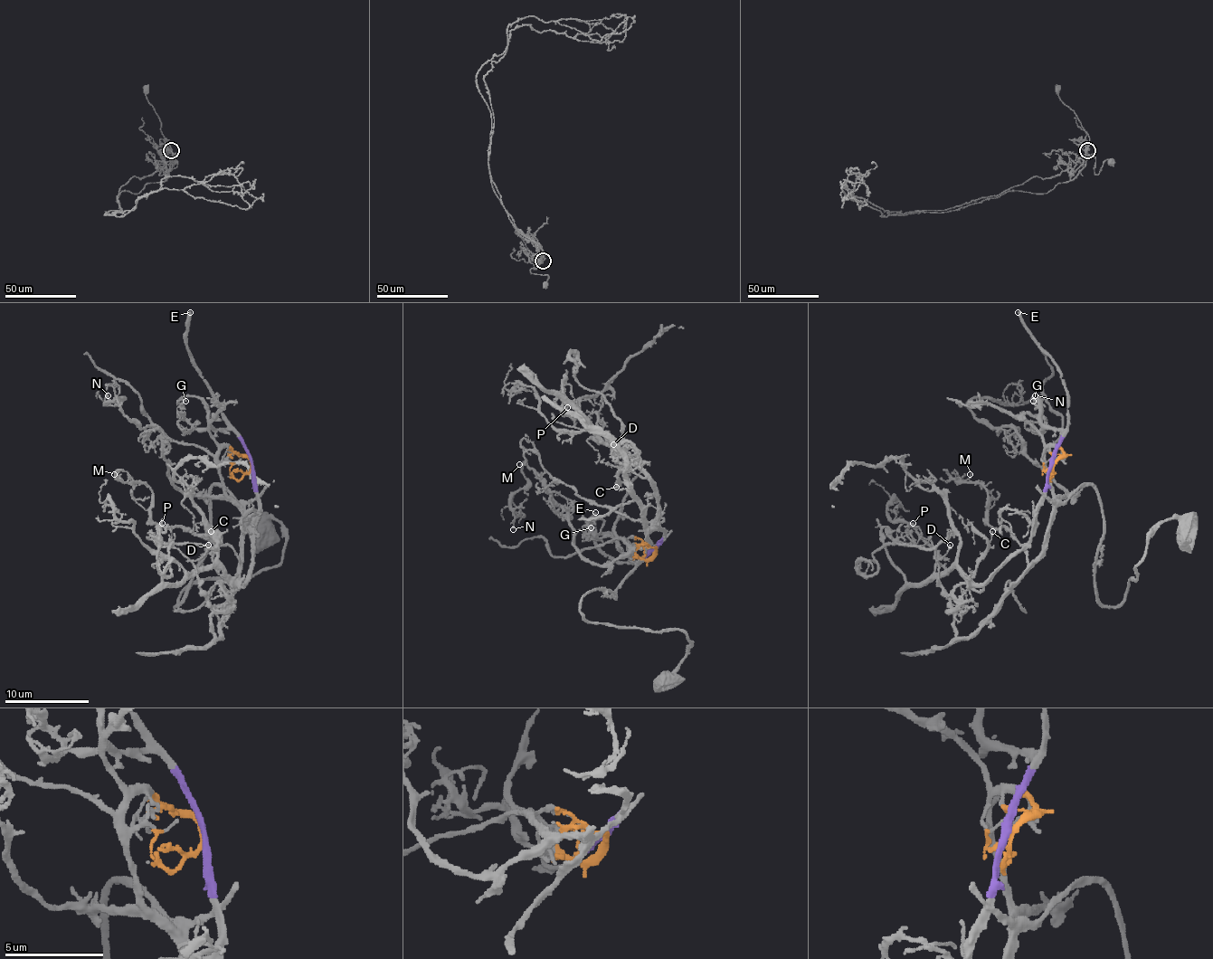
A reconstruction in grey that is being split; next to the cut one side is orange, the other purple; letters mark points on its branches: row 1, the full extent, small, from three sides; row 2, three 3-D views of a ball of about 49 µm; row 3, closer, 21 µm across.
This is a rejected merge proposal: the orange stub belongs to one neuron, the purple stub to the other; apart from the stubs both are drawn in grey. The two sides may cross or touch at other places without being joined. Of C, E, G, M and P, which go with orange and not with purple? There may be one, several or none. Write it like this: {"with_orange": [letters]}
{"with_orange": ["M"]}

